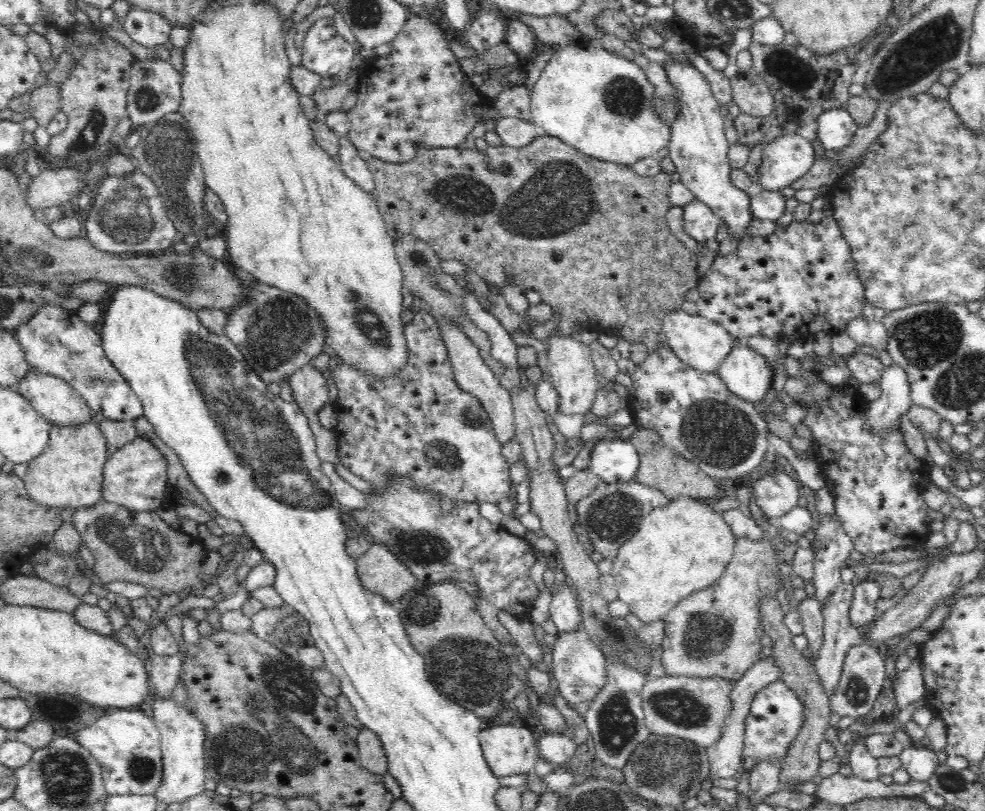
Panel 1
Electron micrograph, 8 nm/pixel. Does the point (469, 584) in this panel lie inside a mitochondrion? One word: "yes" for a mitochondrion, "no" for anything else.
no

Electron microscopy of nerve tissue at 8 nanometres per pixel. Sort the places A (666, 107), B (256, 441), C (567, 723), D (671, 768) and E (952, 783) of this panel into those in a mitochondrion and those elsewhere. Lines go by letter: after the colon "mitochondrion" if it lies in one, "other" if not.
A: mitochondrion
B: mitochondrion
C: other
D: mitochondrion
E: mitochondrion

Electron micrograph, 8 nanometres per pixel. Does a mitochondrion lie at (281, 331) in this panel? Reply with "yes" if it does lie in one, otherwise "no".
yes

